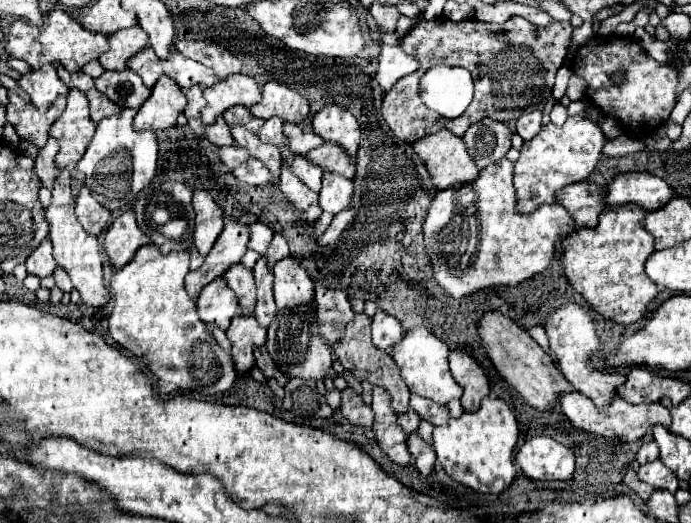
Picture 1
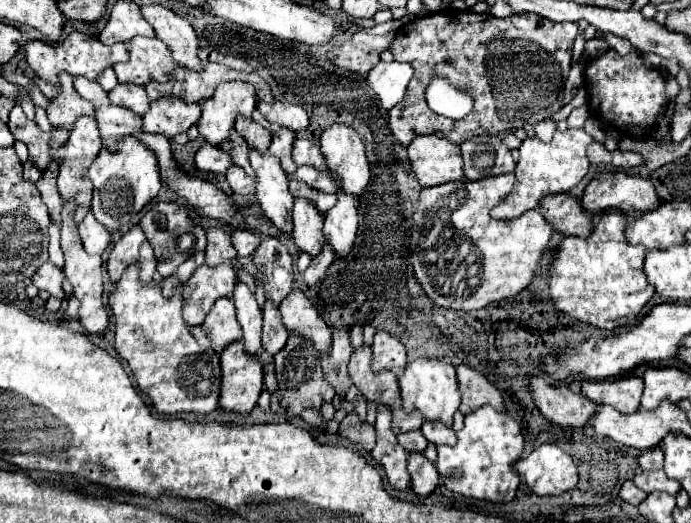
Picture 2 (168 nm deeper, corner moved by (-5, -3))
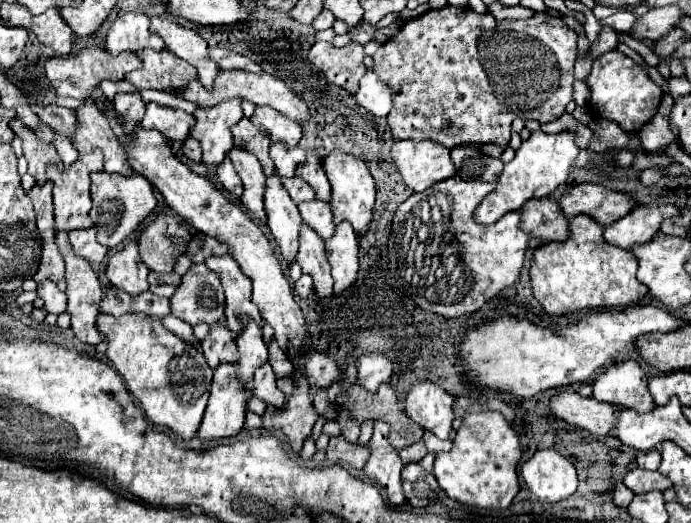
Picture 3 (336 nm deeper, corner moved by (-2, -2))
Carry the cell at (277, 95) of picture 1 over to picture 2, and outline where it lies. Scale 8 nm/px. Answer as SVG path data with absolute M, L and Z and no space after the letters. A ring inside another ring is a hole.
M275 100L271 104L269 102L259 102L257 110L269 122L277 122L277 124L293 130L293 132L309 126L309 114L301 106L295 106L295 104L289 104L289 102L281 102L281 100Z

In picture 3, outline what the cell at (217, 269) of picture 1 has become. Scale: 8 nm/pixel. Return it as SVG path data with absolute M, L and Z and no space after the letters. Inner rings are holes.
M194 263L170 297L170 311L192 327L220 321L224 315L224 291L216 273L204 263Z

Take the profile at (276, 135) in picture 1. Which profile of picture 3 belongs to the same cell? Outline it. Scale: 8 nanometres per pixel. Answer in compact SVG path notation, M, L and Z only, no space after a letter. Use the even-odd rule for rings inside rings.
M280 141L280 143L272 143L270 157L272 157L274 165L276 165L278 177L294 177L296 167L304 163L306 151L300 149L300 147L288 147L288 145L284 145Z

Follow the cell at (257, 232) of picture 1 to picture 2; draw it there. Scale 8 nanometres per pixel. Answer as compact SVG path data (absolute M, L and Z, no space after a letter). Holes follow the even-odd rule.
M237 230L237 232L231 236L231 240L233 240L233 246L235 246L237 254L239 254L241 258L255 254L257 244L261 242L261 238L259 238L259 236L261 236L259 232L255 234L255 232L249 232L249 230Z

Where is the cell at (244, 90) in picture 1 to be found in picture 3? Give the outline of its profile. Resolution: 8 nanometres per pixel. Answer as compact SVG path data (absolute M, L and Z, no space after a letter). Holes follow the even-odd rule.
M228 99L210 109L194 111L196 123L190 135L202 145L202 163L220 165L234 147L232 127L242 119L240 99Z

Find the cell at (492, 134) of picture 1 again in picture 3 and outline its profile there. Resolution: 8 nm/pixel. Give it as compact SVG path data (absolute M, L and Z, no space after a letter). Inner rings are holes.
M456 147L450 153L456 173L462 179L480 179L480 181L496 181L502 173L504 163L500 159L492 159L480 153L478 147Z

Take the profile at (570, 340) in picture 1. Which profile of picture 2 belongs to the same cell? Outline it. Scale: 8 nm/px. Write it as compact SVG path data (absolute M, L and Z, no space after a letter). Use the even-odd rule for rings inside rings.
M637 376L623 378L623 380L601 380L601 382L585 380L581 384L581 392L597 404L609 404L617 412L633 414L639 410L643 380Z

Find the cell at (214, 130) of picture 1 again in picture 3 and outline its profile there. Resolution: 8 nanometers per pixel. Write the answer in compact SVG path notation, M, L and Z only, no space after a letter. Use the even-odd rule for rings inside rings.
M234 147L228 153L228 157L232 159L244 185L244 195L240 197L240 201L252 213L252 217L260 219L260 223L266 223L266 213L264 213L264 177L266 175L262 173L258 159L240 147Z

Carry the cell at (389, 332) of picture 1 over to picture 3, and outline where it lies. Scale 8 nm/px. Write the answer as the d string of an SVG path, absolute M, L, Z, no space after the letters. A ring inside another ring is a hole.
M374 353L364 355L358 361L358 375L356 383L368 391L376 391L382 383L388 383L392 377L392 361L386 355Z

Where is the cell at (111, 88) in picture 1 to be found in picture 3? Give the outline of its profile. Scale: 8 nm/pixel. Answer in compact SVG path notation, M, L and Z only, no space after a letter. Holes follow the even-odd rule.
M118 93L114 99L114 109L124 117L124 125L132 129L132 125L140 125L144 117L144 103L138 93Z

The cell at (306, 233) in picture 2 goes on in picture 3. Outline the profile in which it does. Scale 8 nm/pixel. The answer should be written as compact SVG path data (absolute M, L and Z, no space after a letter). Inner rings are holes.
M302 225L302 229L300 229L300 251L296 255L296 261L300 263L302 273L306 273L314 279L316 301L330 297L334 281L330 275L330 265L326 261L324 241L308 225Z

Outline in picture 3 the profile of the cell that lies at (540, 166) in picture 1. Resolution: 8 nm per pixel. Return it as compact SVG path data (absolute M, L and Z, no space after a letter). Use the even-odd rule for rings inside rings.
M534 131L528 141L522 143L522 147L516 151L516 157L504 165L496 189L484 197L484 201L474 211L474 221L482 225L490 225L502 215L510 211L518 211L524 201L528 199L542 199L548 197L556 187L560 187L572 169L572 161L578 155L578 147L574 143L574 133L556 133L546 135L544 131Z

